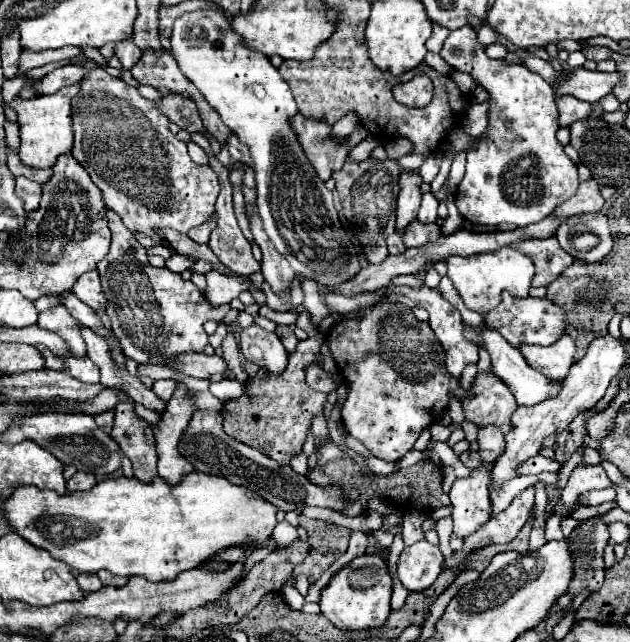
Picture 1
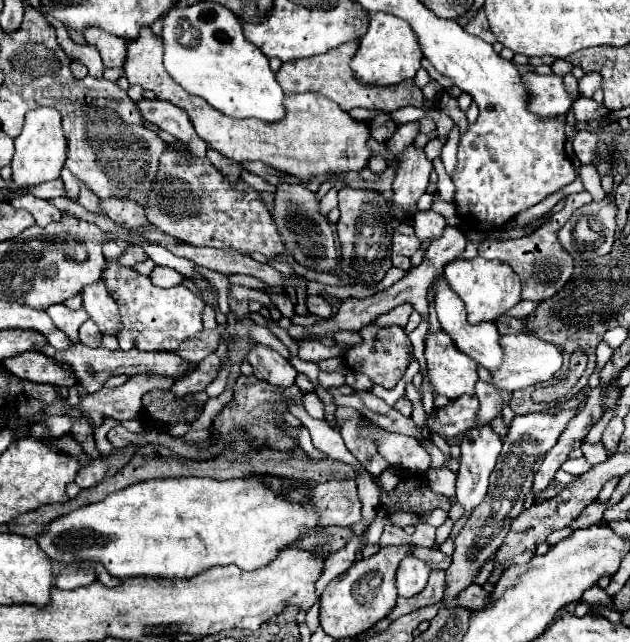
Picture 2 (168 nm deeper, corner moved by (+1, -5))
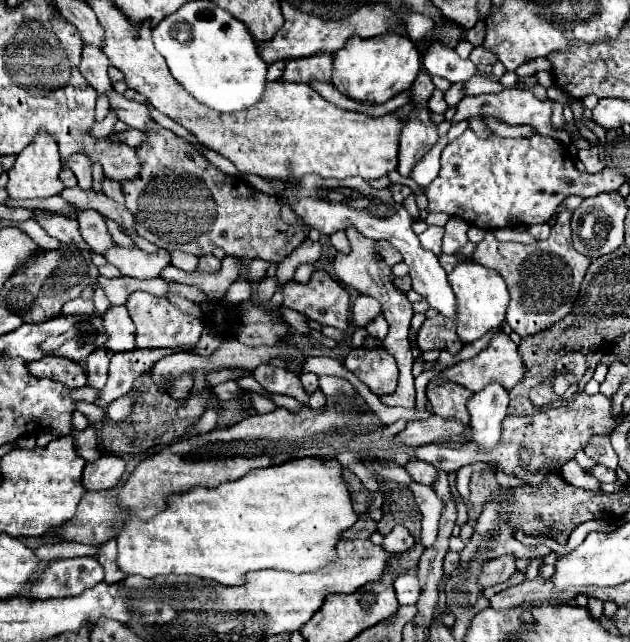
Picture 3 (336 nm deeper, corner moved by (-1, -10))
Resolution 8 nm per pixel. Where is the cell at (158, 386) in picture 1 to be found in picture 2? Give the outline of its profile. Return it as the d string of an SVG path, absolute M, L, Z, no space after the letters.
M209 353L195 371L191 371L191 375L187 373L183 379L175 379L175 383L171 385L171 393L177 397L187 397L193 395L197 391L205 391L205 387L215 379L217 369L219 369L219 357L217 353Z

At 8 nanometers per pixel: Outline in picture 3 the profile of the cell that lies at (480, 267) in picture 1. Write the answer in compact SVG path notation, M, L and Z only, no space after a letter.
M461 262L455 266L455 270L449 274L449 284L453 288L453 294L457 298L457 336L463 340L463 344L469 344L483 334L487 334L493 328L503 326L505 312L509 304L509 292L505 288L505 280L497 276L497 272L473 264L473 262Z

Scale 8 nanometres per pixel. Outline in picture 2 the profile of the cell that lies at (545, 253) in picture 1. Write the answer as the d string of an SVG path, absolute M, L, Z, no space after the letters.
M583 191L583 193L573 193L565 197L565 207L555 213L545 225L541 225L537 231L533 231L527 237L521 239L509 239L509 241L481 241L479 245L479 255L487 257L487 259L499 259L507 265L513 267L513 271L521 277L521 285L523 285L523 293L521 299L531 299L531 301L543 301L549 299L551 295L555 295L573 275L573 257L563 251L563 247L557 241L557 231L569 221L569 217L583 205L591 203L593 197L591 193Z

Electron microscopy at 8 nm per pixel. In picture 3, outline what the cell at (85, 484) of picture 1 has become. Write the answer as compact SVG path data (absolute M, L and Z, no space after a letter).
M101 454L99 460L89 462L83 470L83 486L87 490L115 488L125 474L125 460L119 456Z

